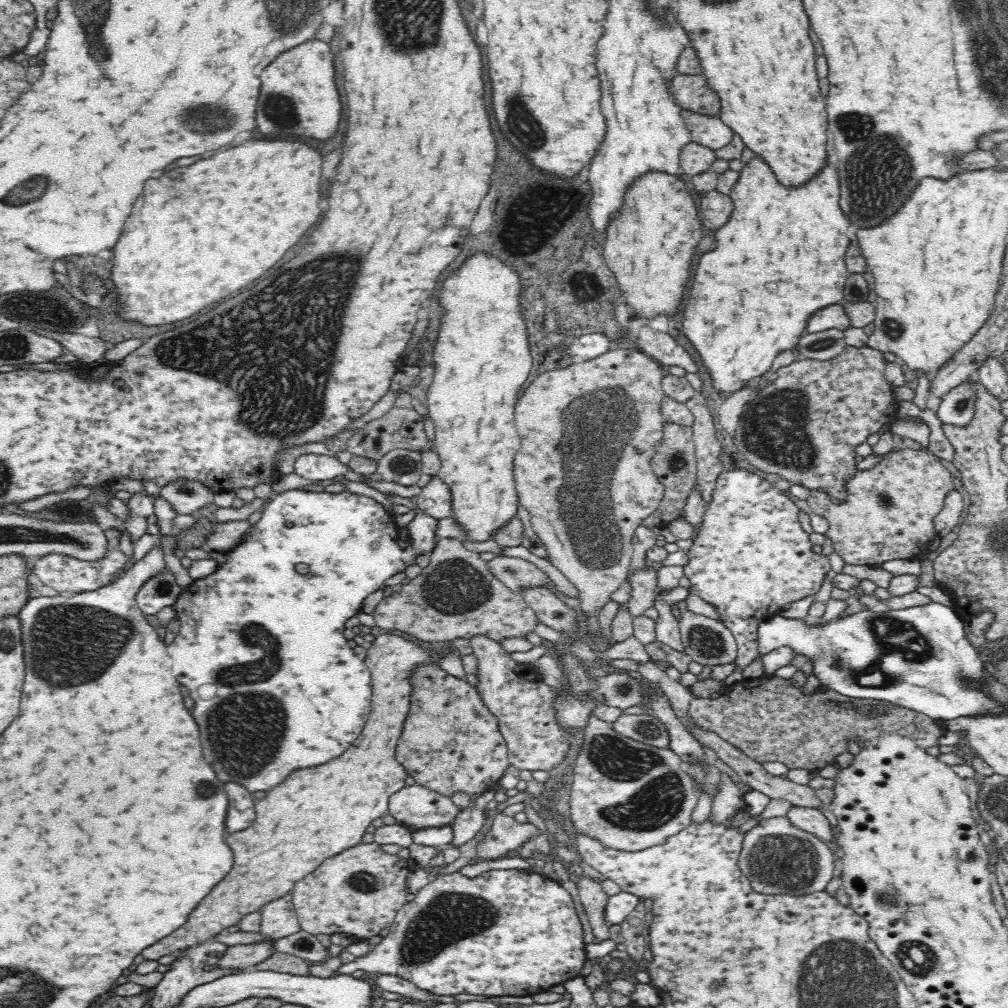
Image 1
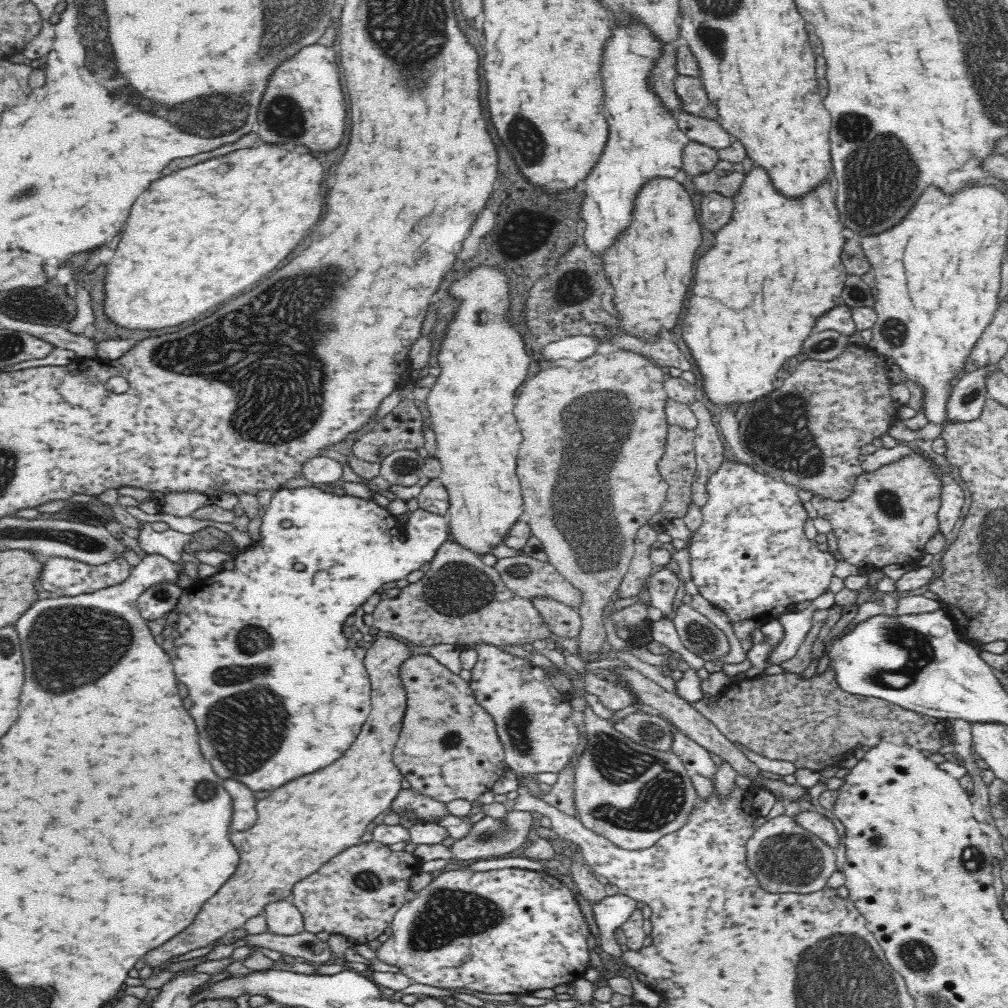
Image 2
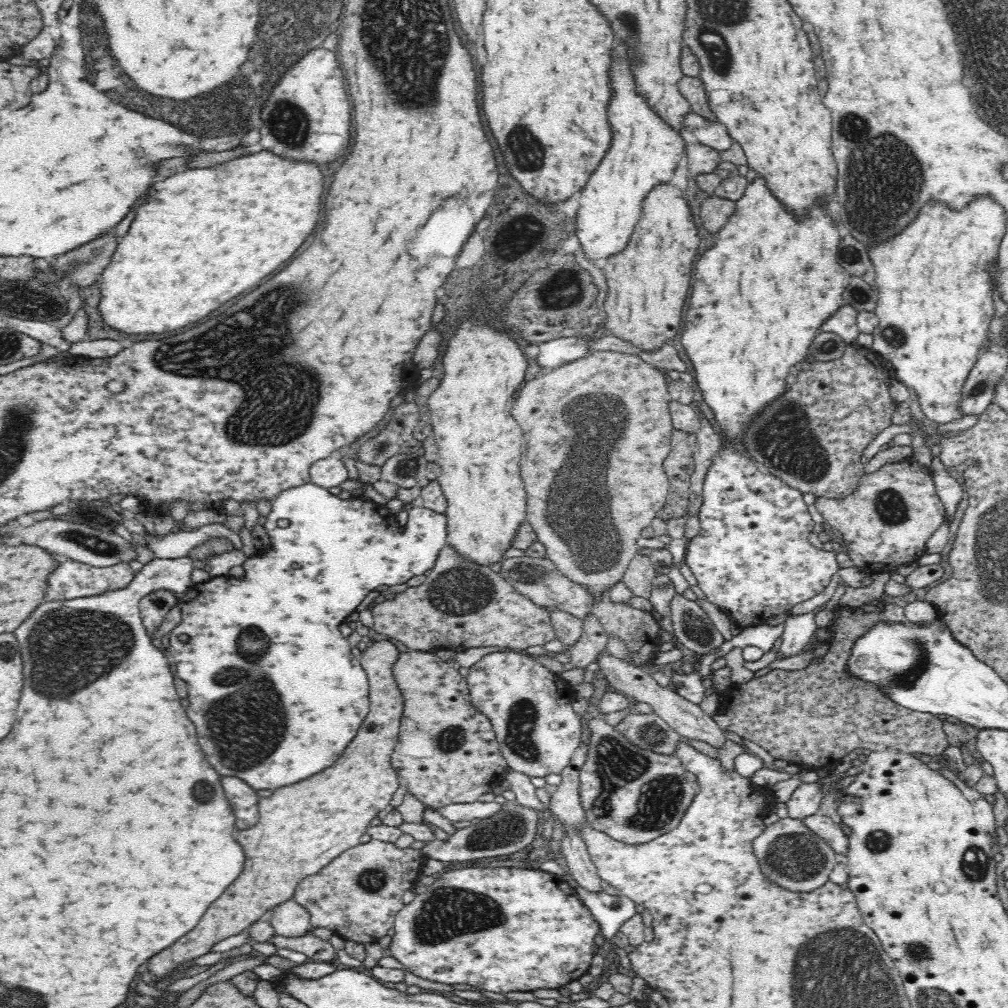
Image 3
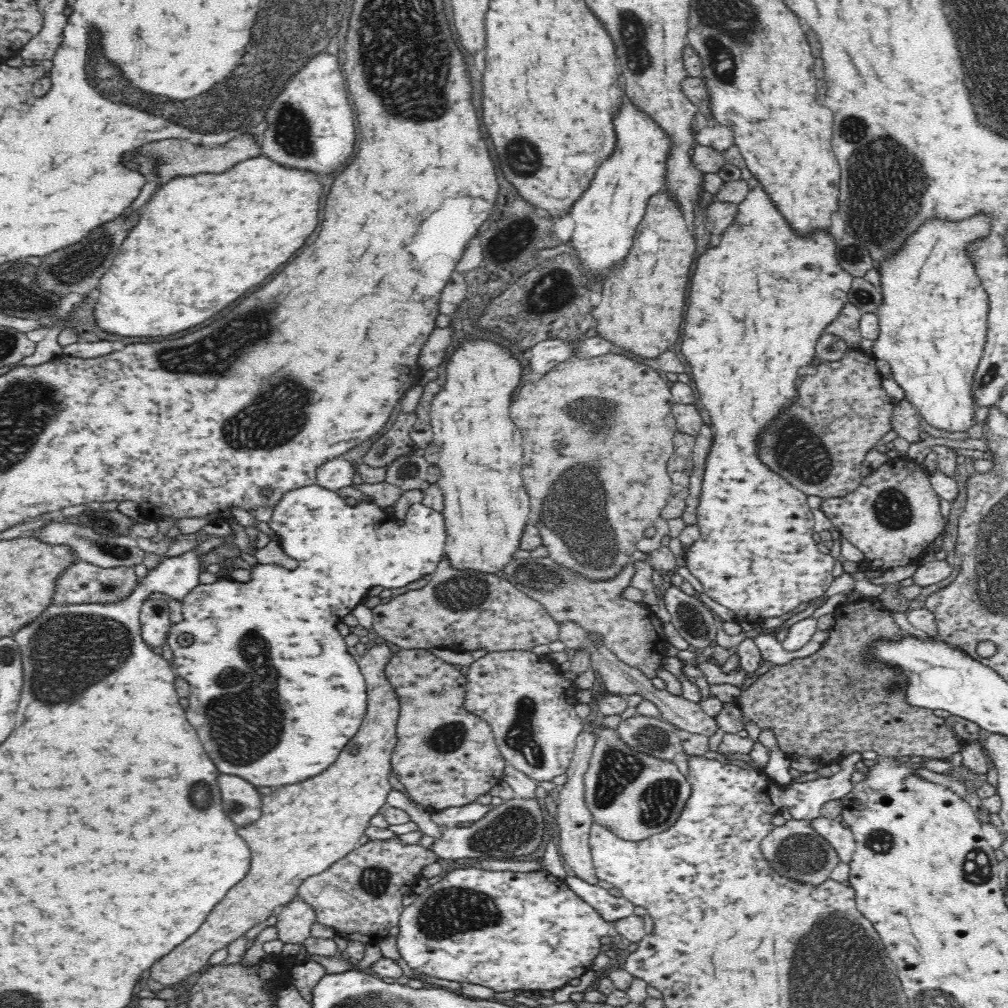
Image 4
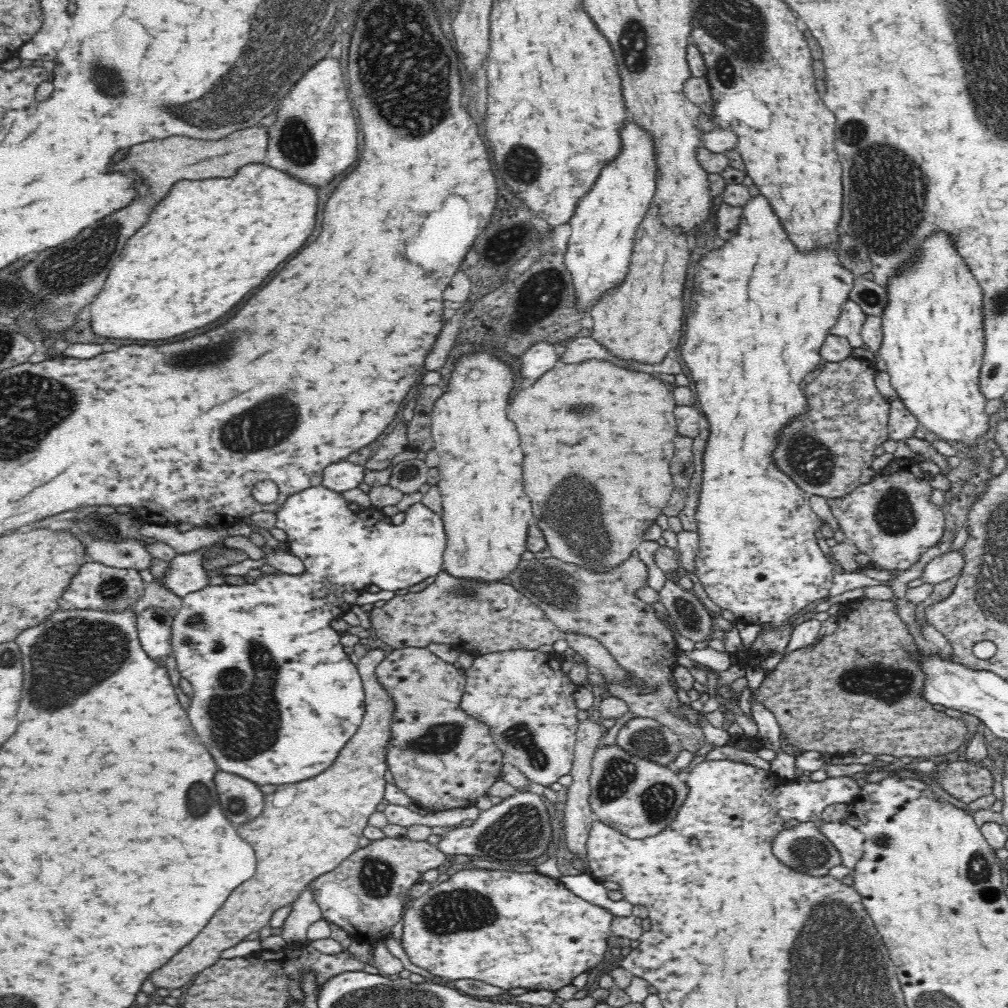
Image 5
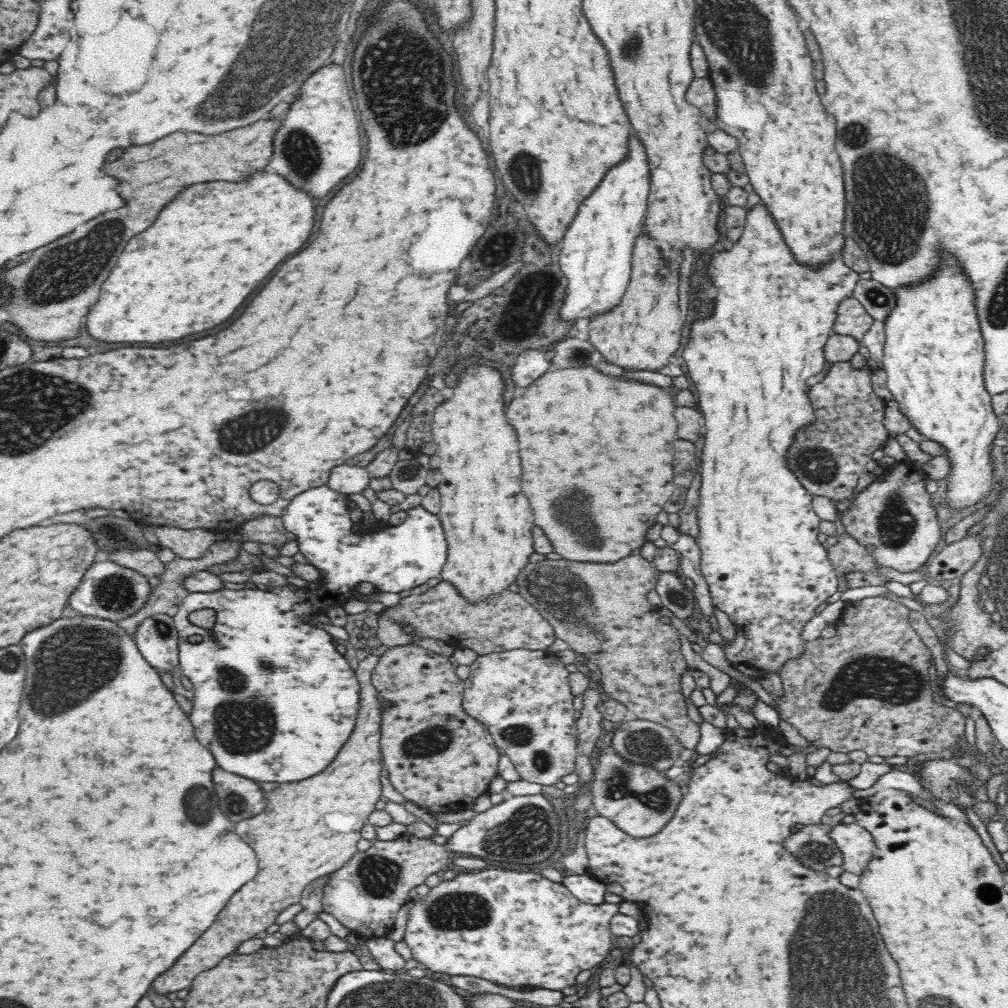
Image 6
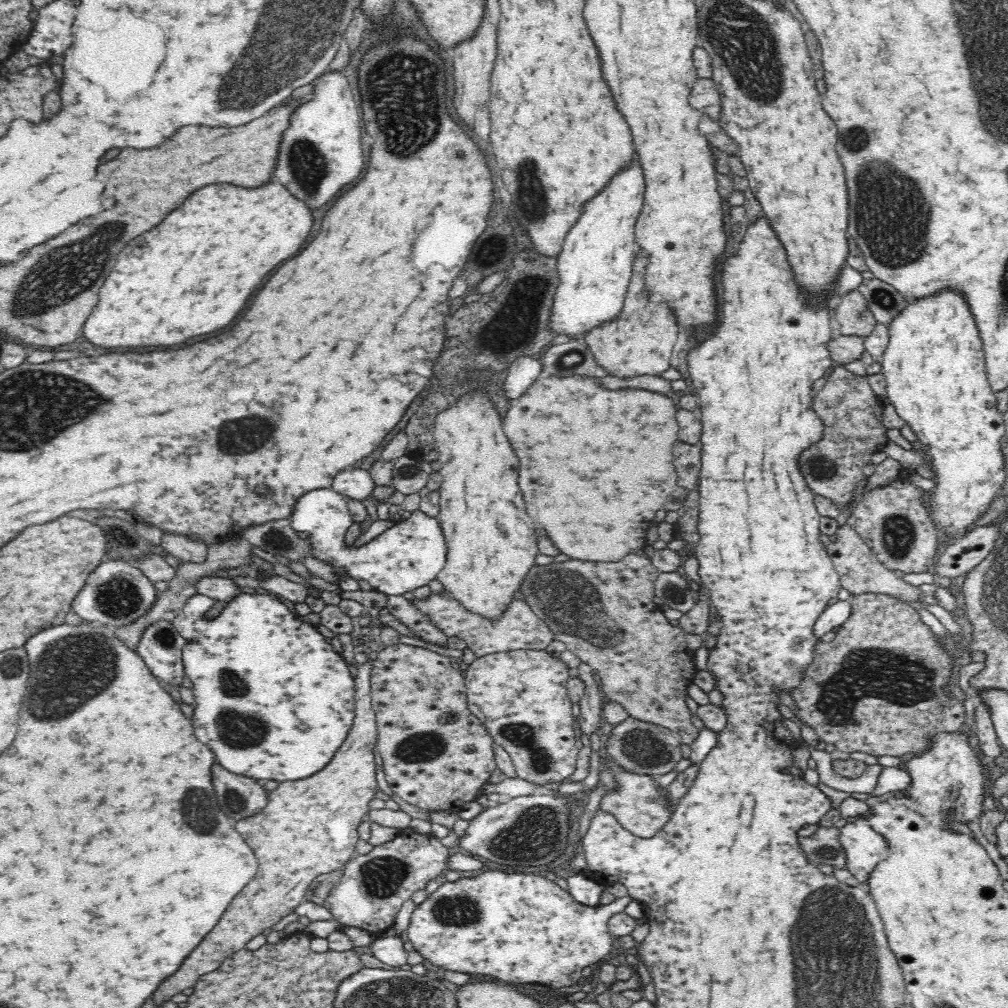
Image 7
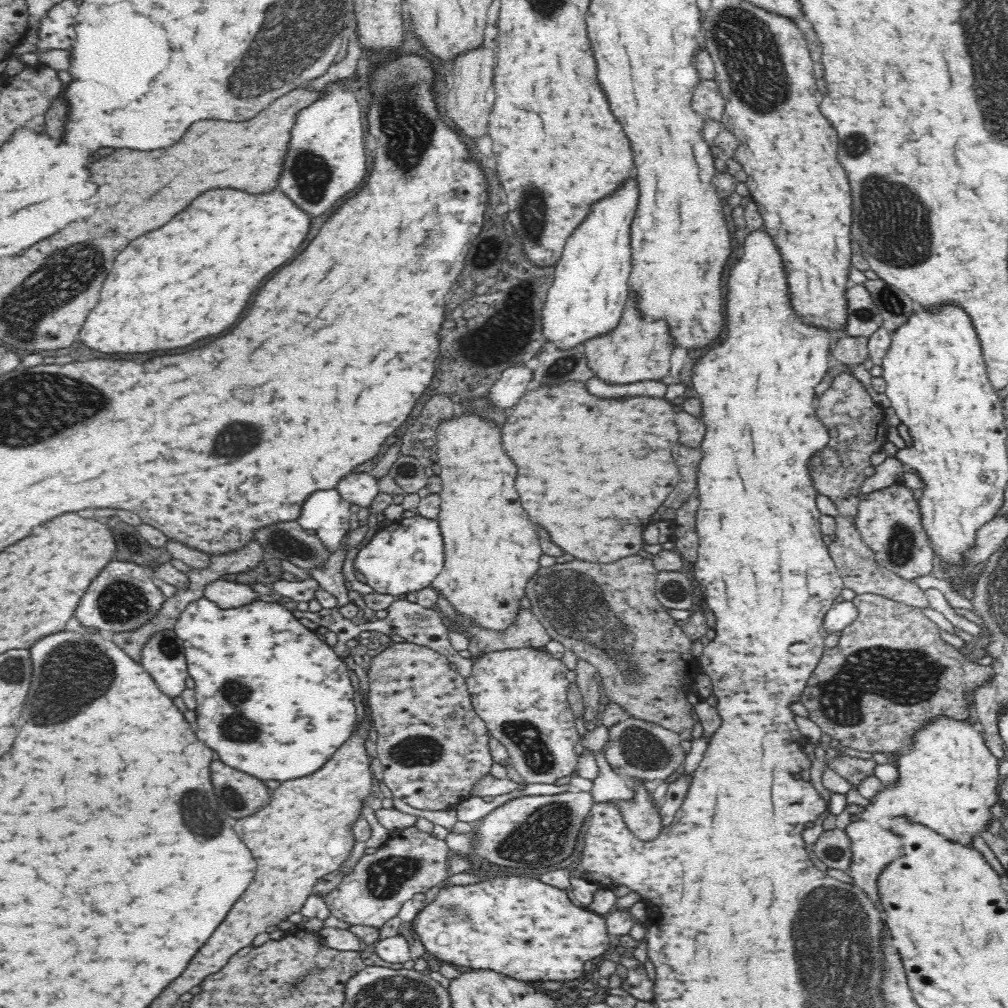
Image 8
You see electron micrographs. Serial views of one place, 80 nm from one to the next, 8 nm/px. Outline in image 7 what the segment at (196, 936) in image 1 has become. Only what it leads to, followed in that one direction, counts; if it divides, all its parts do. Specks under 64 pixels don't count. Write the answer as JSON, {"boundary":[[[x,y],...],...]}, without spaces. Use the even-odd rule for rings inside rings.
{"boundary":[[[368,660],[357,666],[355,676],[355,713],[352,728],[345,738],[343,745],[336,751],[336,756],[326,765],[324,770],[316,772],[310,778],[298,780],[298,782],[284,782],[276,790],[268,794],[268,806],[256,814],[254,818],[244,818],[236,824],[236,830],[242,834],[242,838],[248,842],[248,846],[254,850],[260,862],[260,870],[256,878],[244,888],[234,900],[232,906],[222,914],[220,922],[212,928],[212,932],[206,934],[204,942],[192,950],[192,954],[182,962],[180,970],[176,974],[168,976],[158,988],[154,998],[154,1004],[159,1005],[170,1000],[174,994],[180,994],[186,988],[193,988],[196,980],[202,974],[218,969],[232,954],[245,949],[244,945],[250,942],[254,936],[262,934],[266,928],[271,928],[280,918],[292,913],[296,906],[306,900],[307,891],[311,883],[320,875],[342,870],[344,866],[356,855],[355,849],[360,840],[358,828],[364,822],[369,812],[369,802],[376,798],[378,791],[376,783],[376,751],[377,722],[371,699],[371,674],[373,661]]]}

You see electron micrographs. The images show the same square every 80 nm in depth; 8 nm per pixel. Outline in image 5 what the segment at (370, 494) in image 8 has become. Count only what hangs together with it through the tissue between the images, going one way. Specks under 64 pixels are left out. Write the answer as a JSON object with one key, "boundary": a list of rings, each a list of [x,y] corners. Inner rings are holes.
{"boundary":[[[338,460],[324,468],[321,485],[329,490],[342,493],[357,488],[363,482],[364,474],[363,466]]]}

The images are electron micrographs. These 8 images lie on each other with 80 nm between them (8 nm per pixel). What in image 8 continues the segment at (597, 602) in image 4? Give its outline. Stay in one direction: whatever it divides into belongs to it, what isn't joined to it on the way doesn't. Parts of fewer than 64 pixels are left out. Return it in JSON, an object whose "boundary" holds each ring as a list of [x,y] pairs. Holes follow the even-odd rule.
{"boundary":[[[638,554],[627,556],[611,562],[608,564],[592,563],[574,559],[570,562],[556,563],[554,566],[540,567],[531,576],[530,580],[524,586],[524,594],[530,600],[531,611],[535,614],[536,618],[544,626],[551,636],[551,640],[558,640],[567,650],[574,651],[578,659],[582,659],[592,663],[596,672],[600,674],[602,693],[606,696],[607,700],[622,706],[629,716],[639,718],[643,721],[653,722],[677,732],[680,735],[680,740],[692,740],[692,726],[694,726],[694,719],[690,716],[691,704],[688,703],[687,697],[691,691],[694,691],[695,677],[698,675],[699,666],[696,659],[690,652],[689,636],[678,626],[676,626],[674,618],[665,614],[666,608],[660,604],[660,601],[655,595],[655,580],[658,576],[659,570],[654,566],[652,559],[645,559]]]}

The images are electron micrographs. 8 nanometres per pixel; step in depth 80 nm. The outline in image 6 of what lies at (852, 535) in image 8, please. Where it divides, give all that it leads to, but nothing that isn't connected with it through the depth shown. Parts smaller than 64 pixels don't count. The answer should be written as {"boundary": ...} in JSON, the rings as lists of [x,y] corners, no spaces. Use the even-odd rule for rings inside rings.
{"boundary":[[[847,533],[838,536],[836,544],[827,547],[827,554],[837,574],[851,582],[851,588],[880,586],[887,581],[872,570],[877,564],[874,557]]]}

